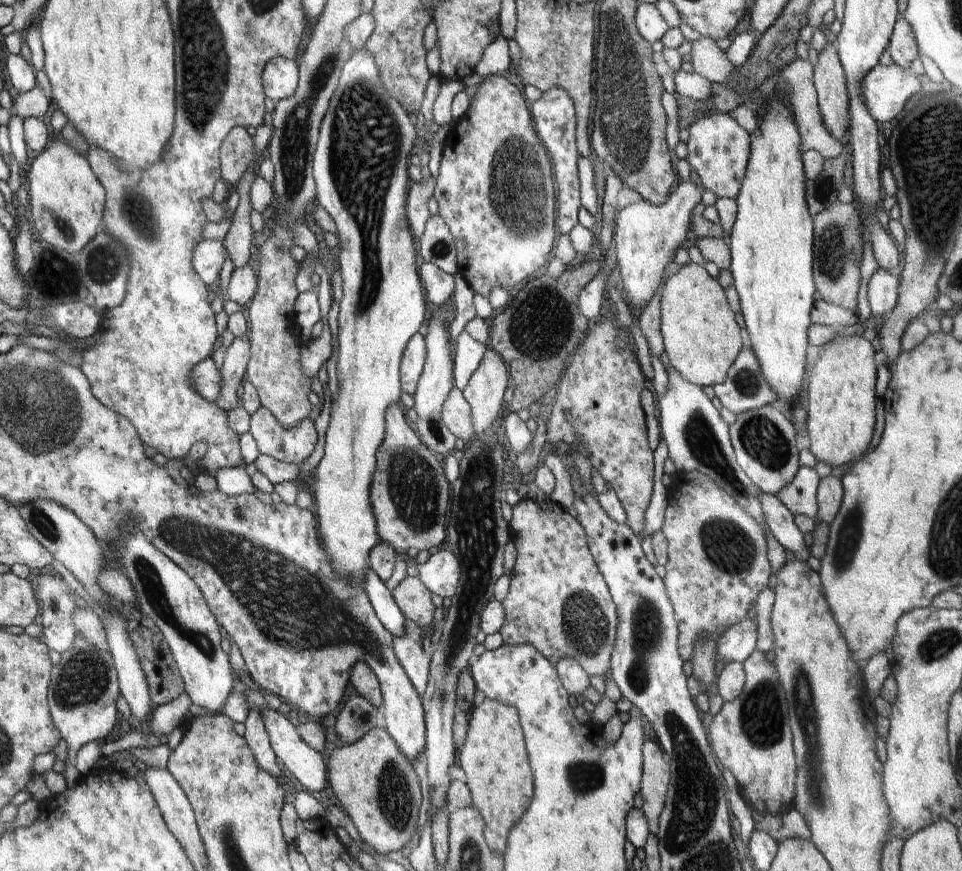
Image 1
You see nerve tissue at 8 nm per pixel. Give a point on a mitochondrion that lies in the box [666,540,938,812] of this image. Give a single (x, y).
(761, 713)

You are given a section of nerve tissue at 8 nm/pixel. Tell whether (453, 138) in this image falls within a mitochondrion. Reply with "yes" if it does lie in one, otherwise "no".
no

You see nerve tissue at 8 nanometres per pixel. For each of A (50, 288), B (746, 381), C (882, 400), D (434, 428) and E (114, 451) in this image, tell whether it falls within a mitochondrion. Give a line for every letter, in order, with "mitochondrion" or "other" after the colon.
A: other
B: mitochondrion
C: other
D: mitochondrion
E: other

